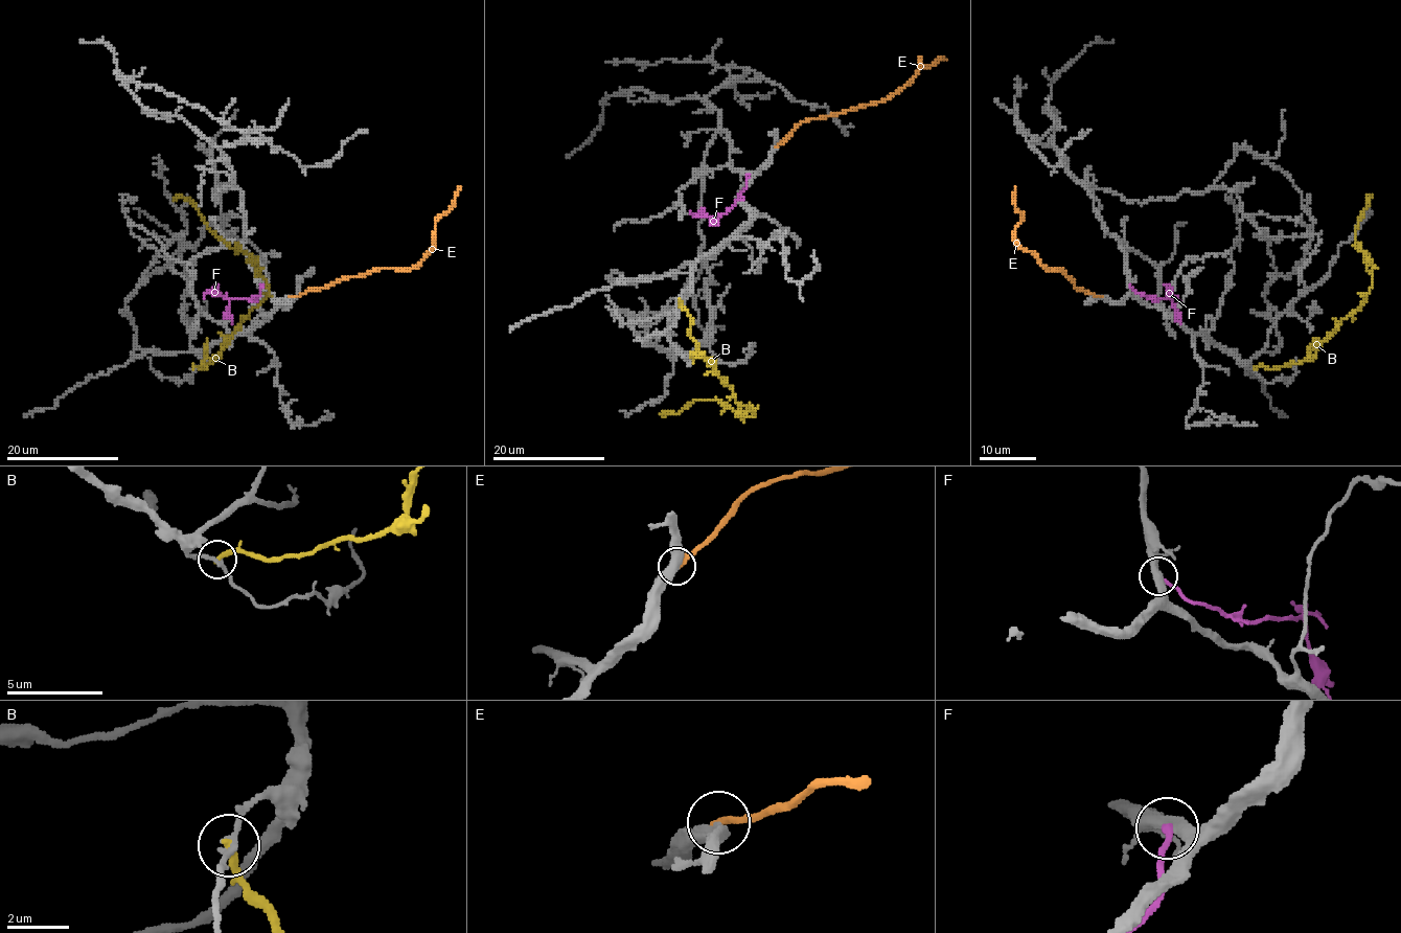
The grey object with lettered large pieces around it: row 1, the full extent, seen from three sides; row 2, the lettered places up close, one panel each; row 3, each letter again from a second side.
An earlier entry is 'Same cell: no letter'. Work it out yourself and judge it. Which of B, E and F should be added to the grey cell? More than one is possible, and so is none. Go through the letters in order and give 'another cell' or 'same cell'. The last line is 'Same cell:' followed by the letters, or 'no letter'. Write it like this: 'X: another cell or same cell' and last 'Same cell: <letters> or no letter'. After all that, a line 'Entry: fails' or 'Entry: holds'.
B: another cell
E: same cell
F: another cell
Same cell: E
Entry: fails

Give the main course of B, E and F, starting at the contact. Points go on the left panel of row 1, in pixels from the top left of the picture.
B: (193, 368), (219, 356), (268, 290), (251, 257), (230, 247), (192, 204), (182, 197), (174, 200)
E: (291, 296), (377, 268), (413, 268), (433, 247), (437, 218), (452, 204), (459, 186)
F: (260, 287), (260, 292), (254, 298), (219, 296), (207, 291), (203, 299)

